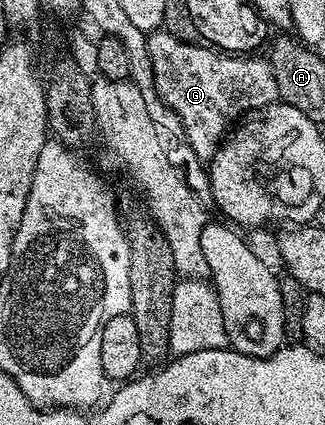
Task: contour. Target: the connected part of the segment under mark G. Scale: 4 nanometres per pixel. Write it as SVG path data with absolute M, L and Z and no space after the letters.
M159 29L159 37L150 34L148 41L152 86L157 86L158 93L165 98L165 103L169 106L168 110L181 118L185 133L191 133L191 138L188 140L194 149L199 149L201 141L209 141L209 147L217 149L215 141L223 141L230 128L242 116L281 99L279 85L275 81L275 73L268 58L240 59L237 55L216 55L217 51L212 46L197 47L196 42L185 43L182 39L176 39L174 35L165 37L165 29Z

